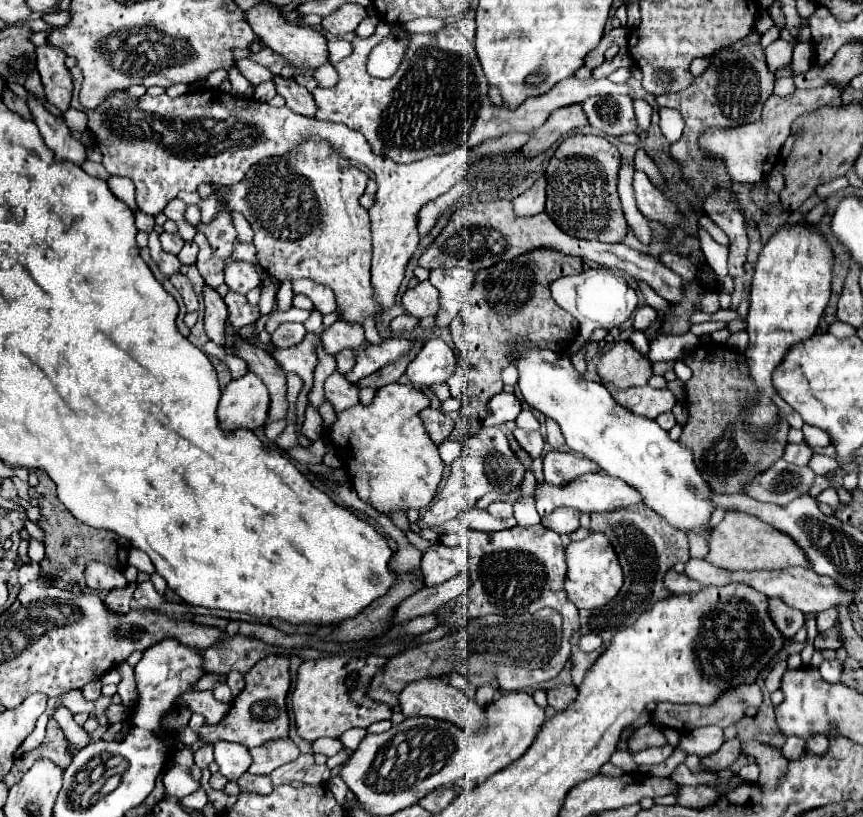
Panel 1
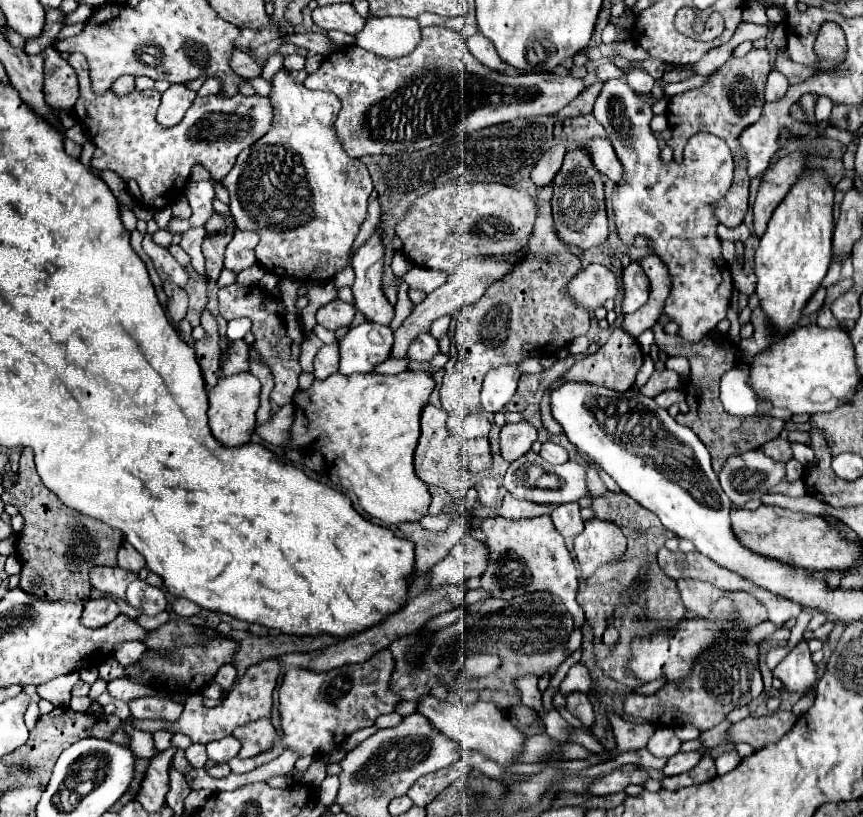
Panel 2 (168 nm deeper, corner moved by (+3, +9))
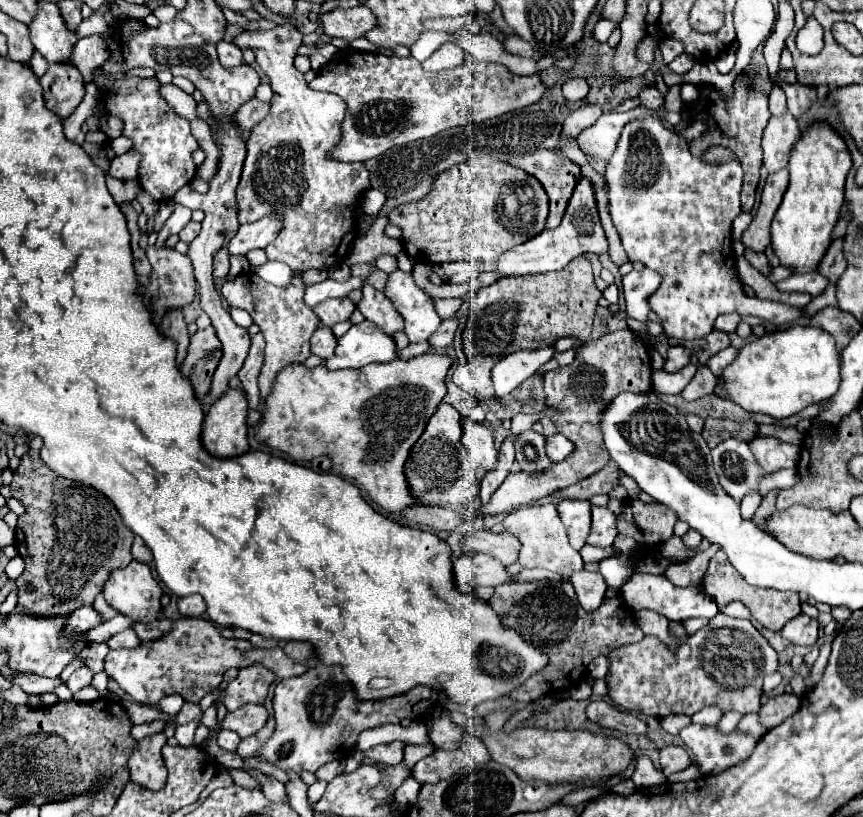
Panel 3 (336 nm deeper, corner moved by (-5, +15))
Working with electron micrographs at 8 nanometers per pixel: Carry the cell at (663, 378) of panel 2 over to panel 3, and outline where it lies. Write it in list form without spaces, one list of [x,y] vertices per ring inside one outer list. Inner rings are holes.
[[[671,346],[667,360],[663,364],[663,370],[665,372],[677,372],[689,364],[689,358],[691,358],[691,352],[685,346]]]

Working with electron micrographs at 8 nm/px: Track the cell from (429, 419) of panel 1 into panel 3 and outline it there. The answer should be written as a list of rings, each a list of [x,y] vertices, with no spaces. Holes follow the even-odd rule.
[[[439,404],[437,412],[427,422],[425,432],[411,448],[405,474],[413,492],[429,492],[419,498],[427,506],[459,506],[479,496],[479,482],[469,452],[461,444],[461,432],[461,414],[451,404]]]

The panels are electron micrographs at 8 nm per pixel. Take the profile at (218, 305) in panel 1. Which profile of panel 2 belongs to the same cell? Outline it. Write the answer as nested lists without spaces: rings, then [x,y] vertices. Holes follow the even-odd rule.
[[[207,310],[201,316],[201,326],[205,330],[205,336],[199,342],[195,342],[193,350],[195,350],[197,362],[201,366],[201,374],[203,374],[203,380],[205,380],[205,390],[211,390],[219,380],[221,348],[219,348],[217,322]]]

